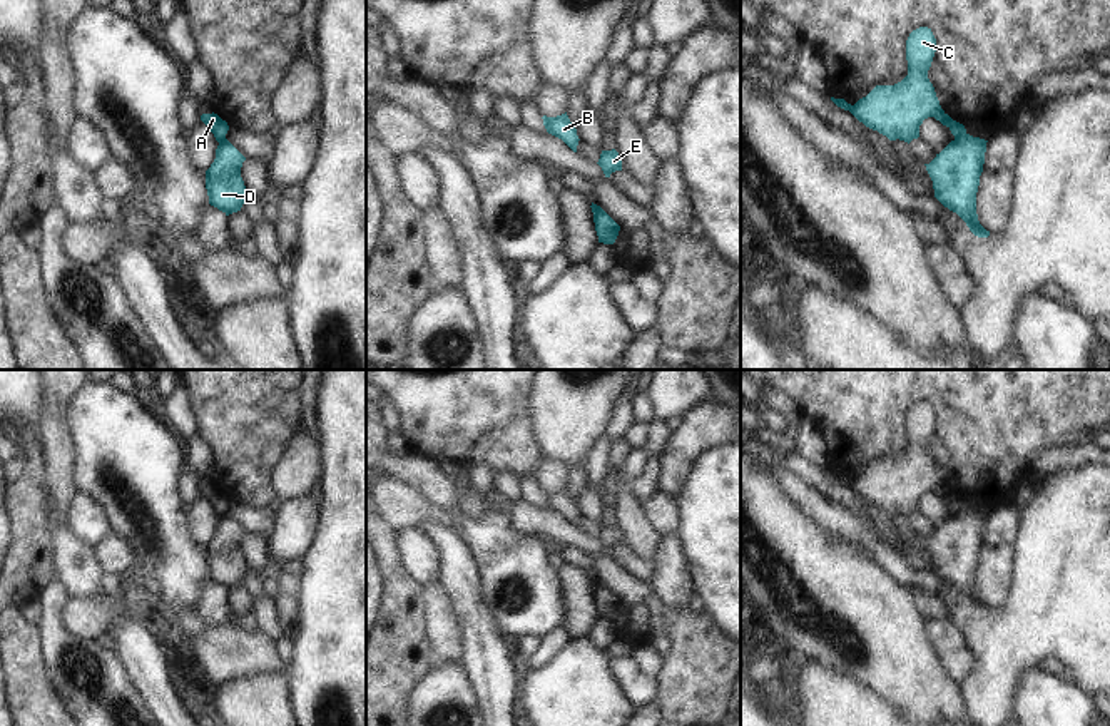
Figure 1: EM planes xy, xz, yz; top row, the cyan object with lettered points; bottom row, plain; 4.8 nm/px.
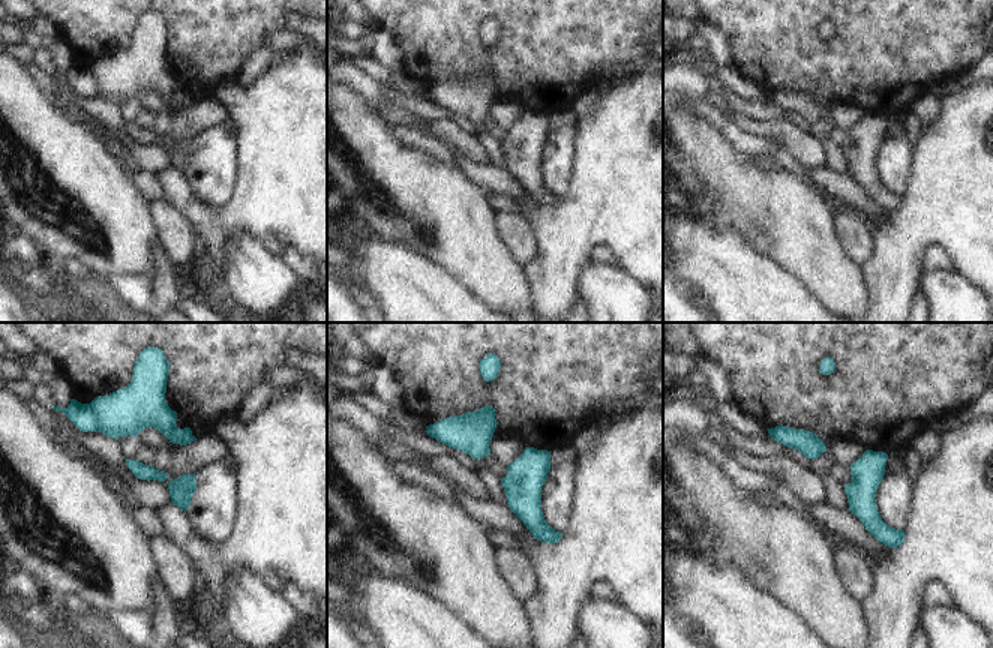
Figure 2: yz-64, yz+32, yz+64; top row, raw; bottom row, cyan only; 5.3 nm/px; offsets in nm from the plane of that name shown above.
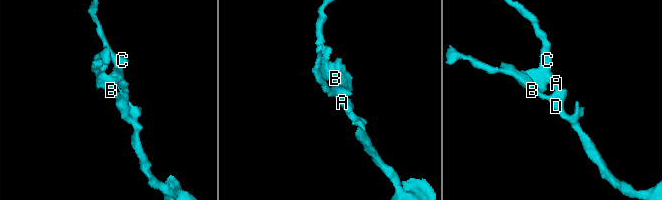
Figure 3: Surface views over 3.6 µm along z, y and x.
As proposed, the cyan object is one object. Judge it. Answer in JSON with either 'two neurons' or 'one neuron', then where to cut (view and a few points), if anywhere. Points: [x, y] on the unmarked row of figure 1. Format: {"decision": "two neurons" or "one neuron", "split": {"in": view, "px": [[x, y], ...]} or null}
{"decision": "two neurons", "split": {"in": "yz", "px": [[965, 507], [955, 514]]}}

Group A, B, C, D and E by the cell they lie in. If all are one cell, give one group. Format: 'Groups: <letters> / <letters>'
Groups: A C E / B D

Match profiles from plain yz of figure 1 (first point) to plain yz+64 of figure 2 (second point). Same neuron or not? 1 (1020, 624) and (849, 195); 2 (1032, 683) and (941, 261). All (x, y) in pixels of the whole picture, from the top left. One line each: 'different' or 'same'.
1: different
2: different

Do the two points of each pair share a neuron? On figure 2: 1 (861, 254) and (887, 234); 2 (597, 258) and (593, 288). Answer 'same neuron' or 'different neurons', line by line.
1: different neurons
2: different neurons

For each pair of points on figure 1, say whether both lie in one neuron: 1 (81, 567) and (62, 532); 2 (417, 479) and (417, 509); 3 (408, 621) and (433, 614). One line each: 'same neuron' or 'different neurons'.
1: same neuron
2: different neurons
3: different neurons

